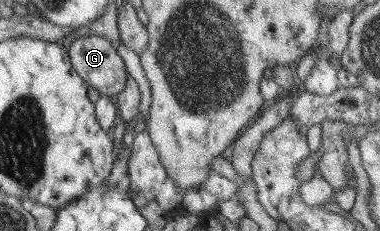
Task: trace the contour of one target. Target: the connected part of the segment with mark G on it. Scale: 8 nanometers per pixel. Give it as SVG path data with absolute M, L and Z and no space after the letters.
M96 35L79 37L71 43L68 54L73 69L101 96L115 99L124 90L129 74L107 39Z

